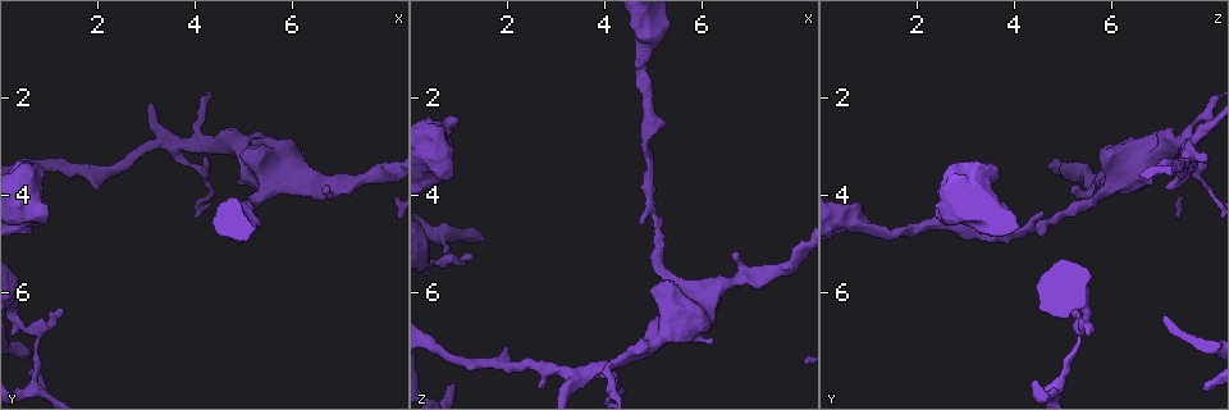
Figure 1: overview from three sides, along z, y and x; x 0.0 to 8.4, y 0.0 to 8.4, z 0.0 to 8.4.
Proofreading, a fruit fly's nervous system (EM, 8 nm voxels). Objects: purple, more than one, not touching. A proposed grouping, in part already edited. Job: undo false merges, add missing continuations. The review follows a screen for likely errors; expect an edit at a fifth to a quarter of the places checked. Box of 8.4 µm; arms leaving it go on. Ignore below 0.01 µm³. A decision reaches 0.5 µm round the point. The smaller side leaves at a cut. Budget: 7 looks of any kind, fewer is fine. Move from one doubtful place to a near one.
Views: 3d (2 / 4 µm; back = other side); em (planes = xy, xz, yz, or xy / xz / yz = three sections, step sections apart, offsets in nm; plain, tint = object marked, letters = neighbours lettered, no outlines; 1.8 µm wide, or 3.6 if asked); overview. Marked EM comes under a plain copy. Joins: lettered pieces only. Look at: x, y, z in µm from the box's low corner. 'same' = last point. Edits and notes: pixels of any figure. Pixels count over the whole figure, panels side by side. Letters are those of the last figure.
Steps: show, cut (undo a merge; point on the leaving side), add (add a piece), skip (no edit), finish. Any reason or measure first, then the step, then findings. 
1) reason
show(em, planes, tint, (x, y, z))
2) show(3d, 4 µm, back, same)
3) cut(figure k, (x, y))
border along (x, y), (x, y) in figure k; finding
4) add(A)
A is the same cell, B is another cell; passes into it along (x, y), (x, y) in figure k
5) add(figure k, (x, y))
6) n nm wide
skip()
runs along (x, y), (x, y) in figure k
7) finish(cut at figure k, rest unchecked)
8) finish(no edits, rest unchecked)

thick turns thin
show(3d, 2 µm, (0.70, 6.75, 5.35))

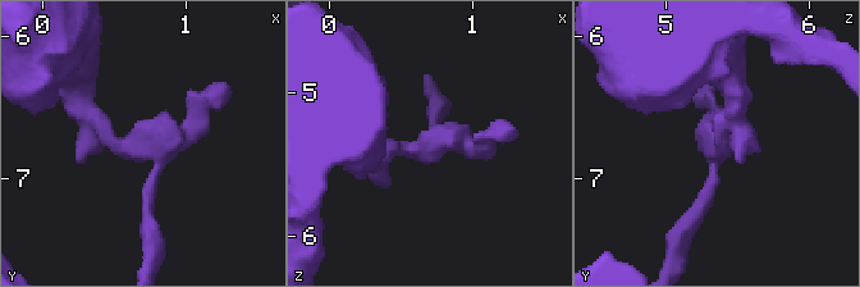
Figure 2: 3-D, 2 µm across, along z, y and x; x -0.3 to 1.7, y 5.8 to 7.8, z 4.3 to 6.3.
need the tissue
show(em, planes, tint, (0.74, 6.78, 5.36))

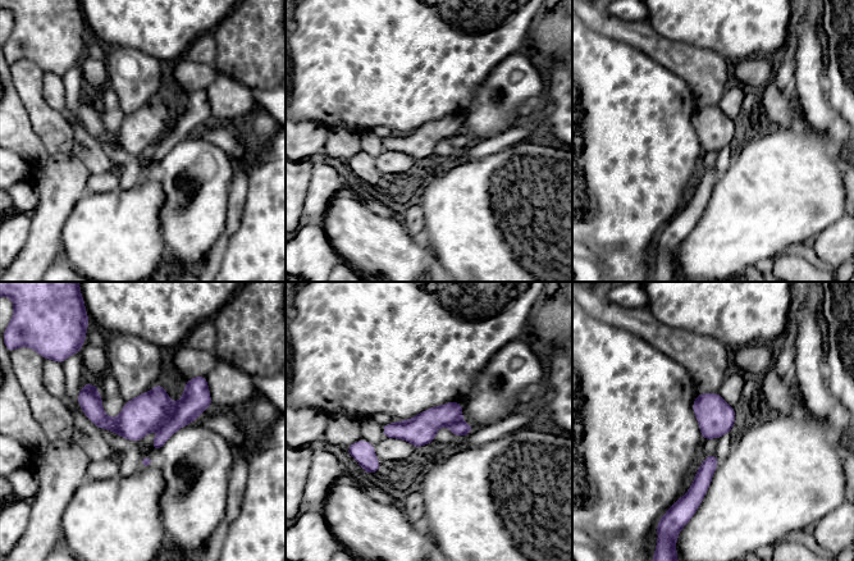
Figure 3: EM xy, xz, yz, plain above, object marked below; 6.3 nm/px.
what lies round it
show(em, planes, letters, same)

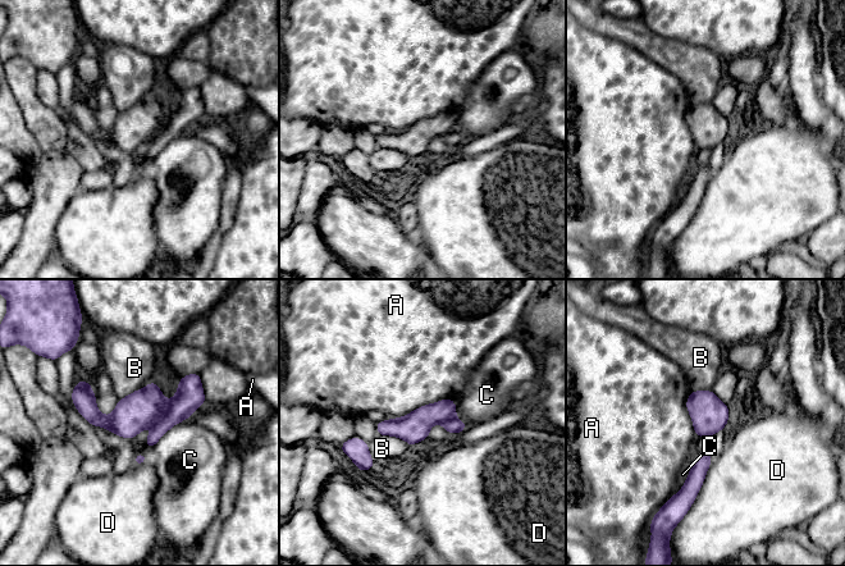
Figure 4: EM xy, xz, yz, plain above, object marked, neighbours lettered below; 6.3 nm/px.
A touches over 420 nm
cut(figure 4, (190, 396))
A, B, C and D are other cells; the part that leaves runs along (196, 377), (188, 398), (150, 443) in figure 4; two cells meet here

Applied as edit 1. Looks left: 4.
see it whole again
show(overview)

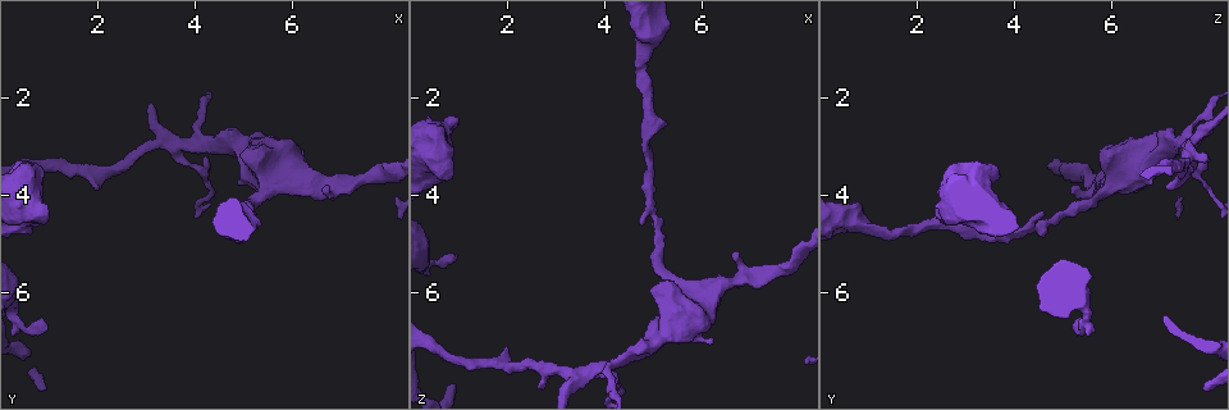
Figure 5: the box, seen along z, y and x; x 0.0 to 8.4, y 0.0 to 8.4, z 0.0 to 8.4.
show(em, planes, letters, (0.75, 3.45, 3.70))

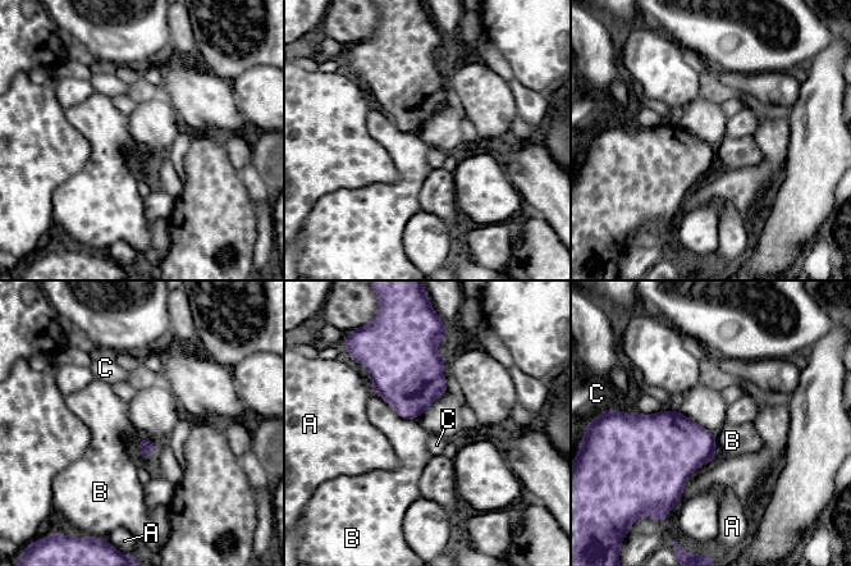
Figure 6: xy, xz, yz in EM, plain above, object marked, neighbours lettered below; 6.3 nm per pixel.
skip()
A, B and C are other cells; border along (375, 392), (401, 416), (413, 419) in figure 6; no lettered piece goes on from it

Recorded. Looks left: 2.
finish(cut at figure 4, rest unchecked)

